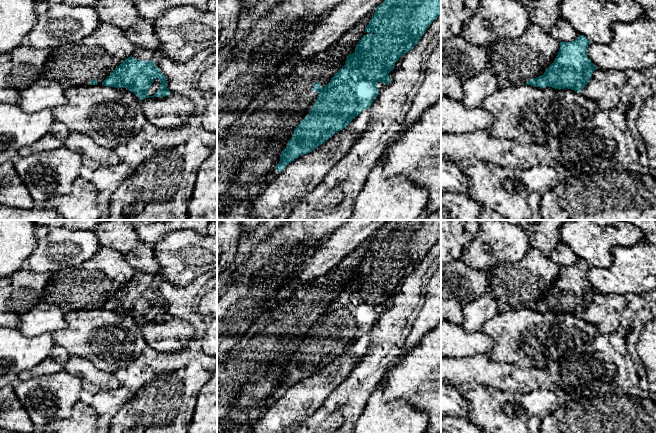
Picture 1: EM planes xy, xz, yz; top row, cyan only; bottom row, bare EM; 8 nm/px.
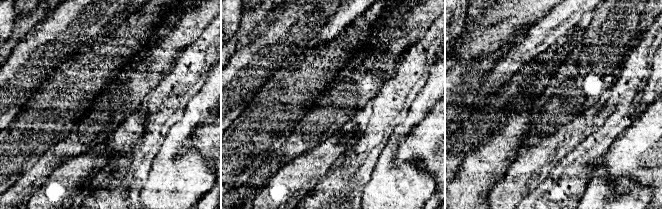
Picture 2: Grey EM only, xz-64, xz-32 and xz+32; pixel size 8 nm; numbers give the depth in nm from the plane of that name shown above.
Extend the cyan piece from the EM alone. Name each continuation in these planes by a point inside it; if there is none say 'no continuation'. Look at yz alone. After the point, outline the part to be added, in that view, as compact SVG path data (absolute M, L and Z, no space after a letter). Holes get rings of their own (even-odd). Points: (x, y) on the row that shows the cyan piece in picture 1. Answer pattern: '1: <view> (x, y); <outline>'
no continuation

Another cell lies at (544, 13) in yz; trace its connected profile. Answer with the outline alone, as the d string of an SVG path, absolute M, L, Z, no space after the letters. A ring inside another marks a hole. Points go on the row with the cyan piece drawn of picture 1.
M533 0L524 4L532 24L545 32L560 18L559 6L562 0Z

